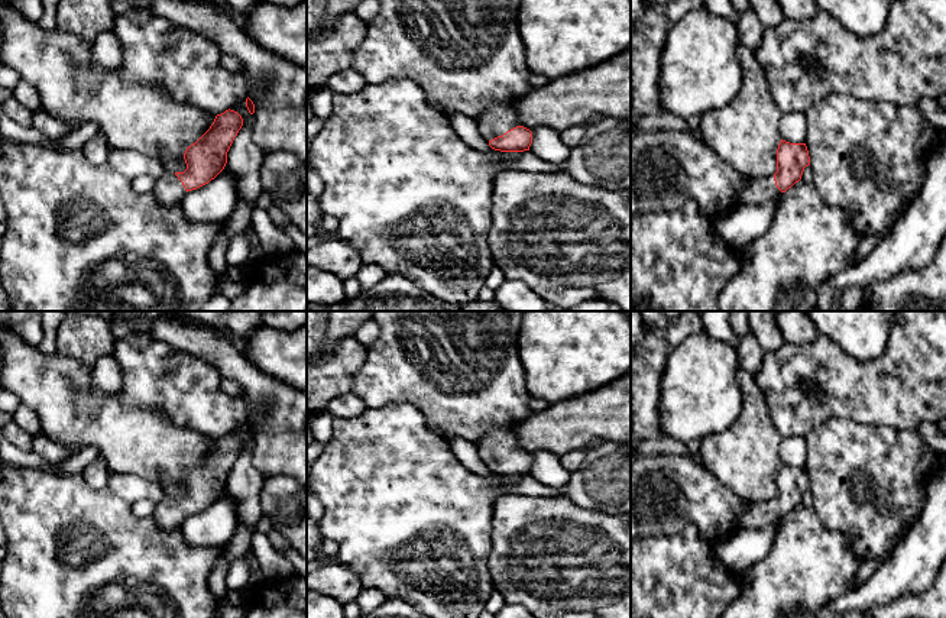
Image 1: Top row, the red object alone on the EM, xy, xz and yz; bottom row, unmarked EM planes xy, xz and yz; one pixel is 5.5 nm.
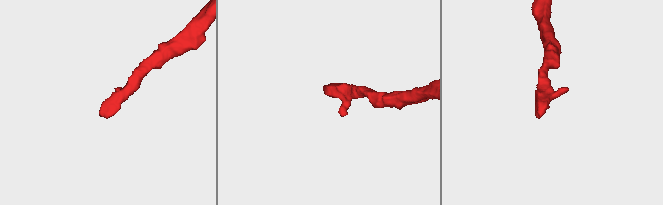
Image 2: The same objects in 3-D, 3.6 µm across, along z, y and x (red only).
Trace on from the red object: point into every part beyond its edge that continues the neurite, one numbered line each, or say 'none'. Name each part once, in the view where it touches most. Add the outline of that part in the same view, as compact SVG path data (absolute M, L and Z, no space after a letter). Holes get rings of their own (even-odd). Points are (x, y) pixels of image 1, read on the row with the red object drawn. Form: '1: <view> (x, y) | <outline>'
1: xz (499, 117) | M495 103L479 119L477 129L489 142L519 126L512 103Z

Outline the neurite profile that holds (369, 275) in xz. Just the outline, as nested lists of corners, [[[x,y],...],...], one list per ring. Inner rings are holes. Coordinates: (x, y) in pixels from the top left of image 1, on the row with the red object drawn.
[[[363,263],[360,271],[356,274],[360,291],[370,289],[386,276],[388,274],[379,265],[375,263]]]

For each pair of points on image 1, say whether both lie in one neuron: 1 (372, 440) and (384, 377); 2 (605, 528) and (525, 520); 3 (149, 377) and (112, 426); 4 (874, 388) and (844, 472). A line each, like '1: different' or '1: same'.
1: different
2: same
3: different
4: different

